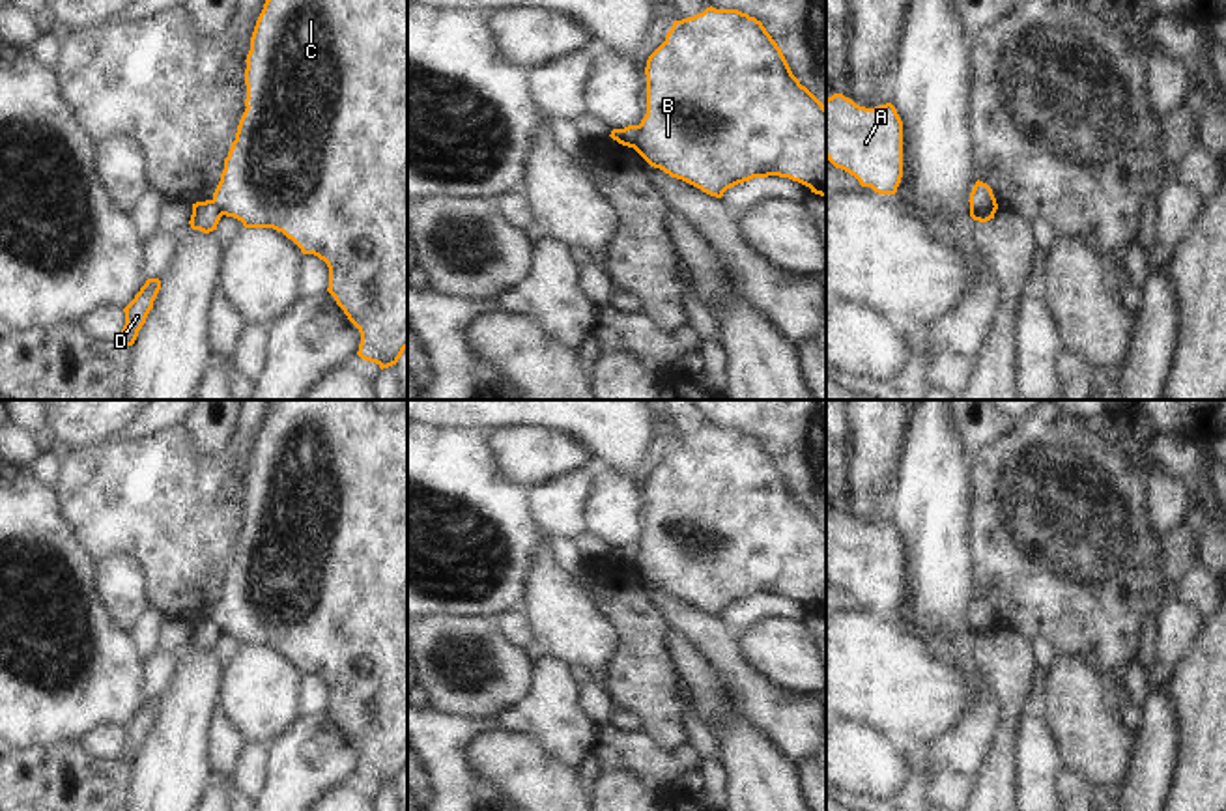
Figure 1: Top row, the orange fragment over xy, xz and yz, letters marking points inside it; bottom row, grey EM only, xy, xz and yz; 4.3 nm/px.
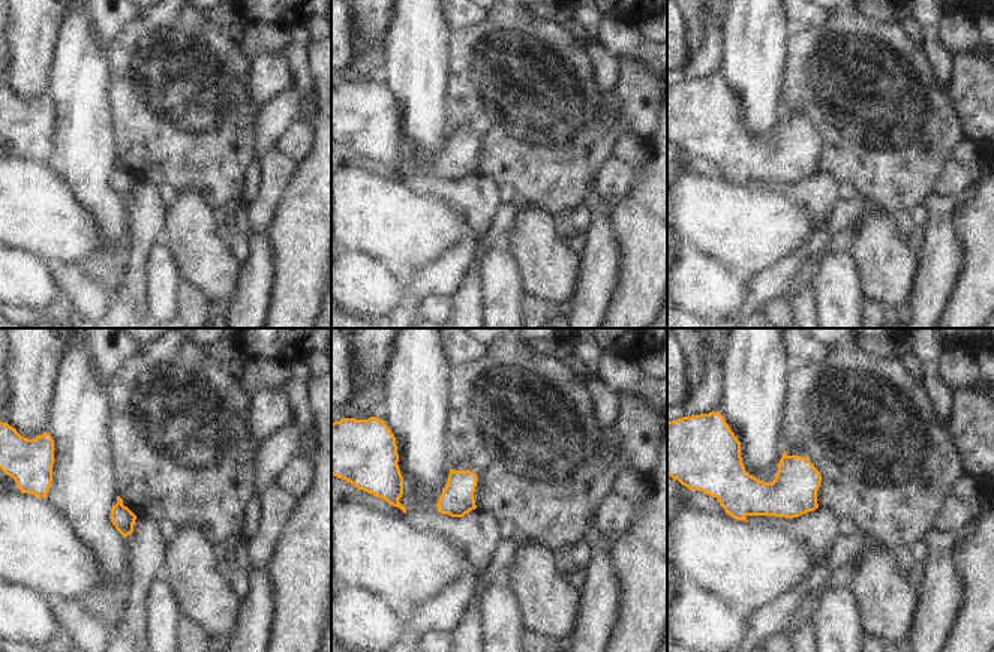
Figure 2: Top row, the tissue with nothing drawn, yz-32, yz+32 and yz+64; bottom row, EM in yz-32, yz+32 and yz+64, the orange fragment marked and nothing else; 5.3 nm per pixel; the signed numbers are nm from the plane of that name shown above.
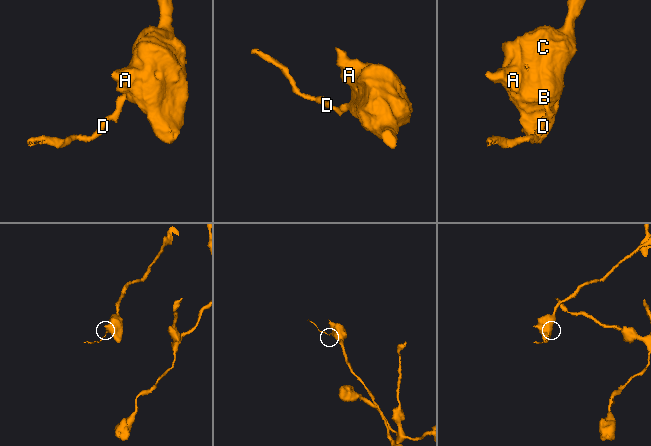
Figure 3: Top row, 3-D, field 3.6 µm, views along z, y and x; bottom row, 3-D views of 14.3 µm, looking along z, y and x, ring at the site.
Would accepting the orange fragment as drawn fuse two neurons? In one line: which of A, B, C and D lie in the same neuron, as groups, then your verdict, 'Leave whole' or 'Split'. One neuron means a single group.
Groups: A B C / D. Split

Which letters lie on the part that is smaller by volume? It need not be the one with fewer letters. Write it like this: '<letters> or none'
D

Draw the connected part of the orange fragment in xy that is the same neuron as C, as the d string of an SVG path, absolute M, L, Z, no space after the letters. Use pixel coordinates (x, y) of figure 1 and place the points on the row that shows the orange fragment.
M265 0L247 54L245 112L224 159L213 202L222 215L245 228L273 228L292 239L303 254L314 254L329 267L327 292L359 329L357 355L381 370L398 363L407 348L407 0Z

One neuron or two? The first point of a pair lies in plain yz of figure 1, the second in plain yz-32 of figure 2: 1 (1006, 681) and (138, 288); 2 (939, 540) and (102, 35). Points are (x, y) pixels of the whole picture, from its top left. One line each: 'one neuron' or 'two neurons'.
1: one neuron
2: two neurons

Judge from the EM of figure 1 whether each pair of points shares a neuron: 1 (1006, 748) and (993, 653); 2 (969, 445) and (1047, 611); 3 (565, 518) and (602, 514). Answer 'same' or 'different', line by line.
1: same
2: different
3: different

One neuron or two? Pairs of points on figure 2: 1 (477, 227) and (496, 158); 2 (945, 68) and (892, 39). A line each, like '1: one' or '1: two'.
1: two
2: two

